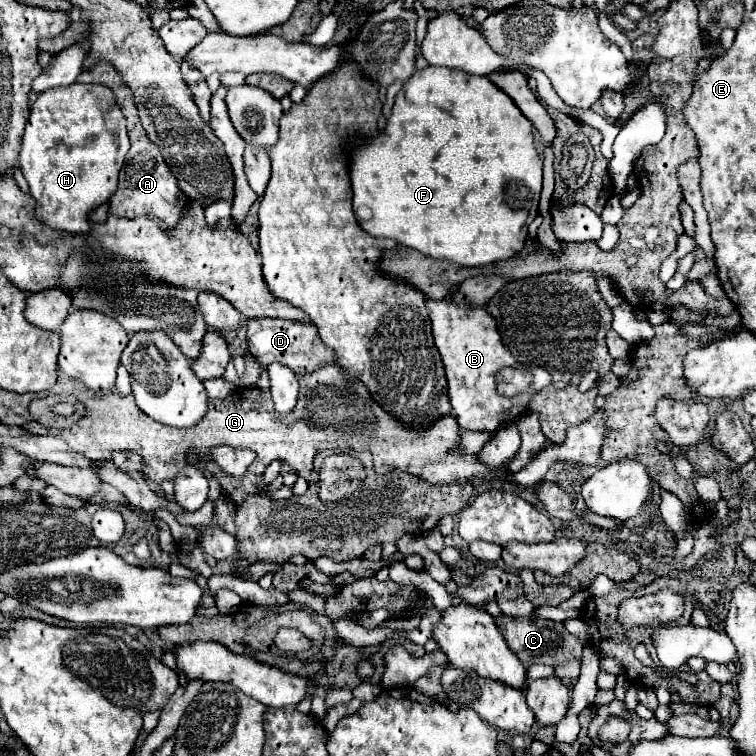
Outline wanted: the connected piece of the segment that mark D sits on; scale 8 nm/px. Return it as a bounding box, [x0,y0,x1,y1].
[247,318,335,376]

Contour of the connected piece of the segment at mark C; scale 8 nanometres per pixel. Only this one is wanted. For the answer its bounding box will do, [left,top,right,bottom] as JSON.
[495,614,583,666]

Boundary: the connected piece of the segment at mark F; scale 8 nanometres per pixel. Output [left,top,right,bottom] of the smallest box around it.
[349,66,543,266]

